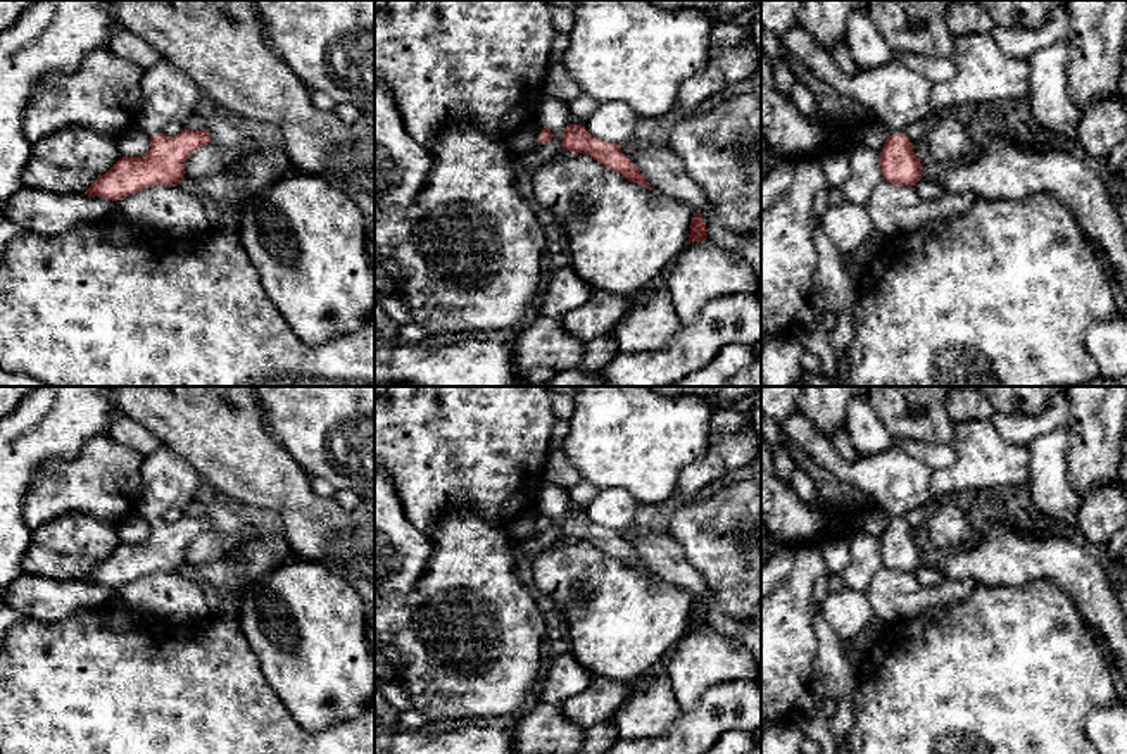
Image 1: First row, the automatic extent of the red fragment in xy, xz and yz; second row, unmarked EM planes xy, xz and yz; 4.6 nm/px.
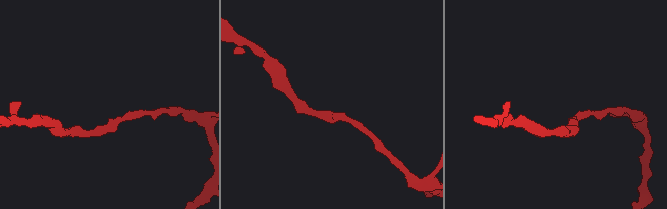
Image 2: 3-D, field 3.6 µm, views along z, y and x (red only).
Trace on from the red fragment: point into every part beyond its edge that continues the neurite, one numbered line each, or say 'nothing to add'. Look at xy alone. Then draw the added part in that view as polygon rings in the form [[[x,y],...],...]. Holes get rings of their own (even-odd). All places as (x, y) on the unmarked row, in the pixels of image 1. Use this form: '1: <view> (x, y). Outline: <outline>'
1: xy (168, 480). Outline: [[[161,447],[142,462],[142,495],[136,514],[148,523],[162,519],[171,507],[183,509],[195,500],[198,488],[197,471],[176,452]]]

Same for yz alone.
1: yz (898, 482). Outline: [[[803,414],[785,418],[780,430],[816,466],[832,473],[841,483],[849,483],[870,495],[889,521],[899,521],[908,511],[934,504],[932,469],[908,452],[891,447],[880,456],[846,462],[830,438]]]

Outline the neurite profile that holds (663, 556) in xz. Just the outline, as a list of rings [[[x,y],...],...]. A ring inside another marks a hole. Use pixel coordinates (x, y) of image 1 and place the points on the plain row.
[[[625,528],[621,538],[640,556],[651,575],[663,581],[682,587],[696,600],[711,597],[708,581],[685,559],[683,549],[668,531],[645,528]]]

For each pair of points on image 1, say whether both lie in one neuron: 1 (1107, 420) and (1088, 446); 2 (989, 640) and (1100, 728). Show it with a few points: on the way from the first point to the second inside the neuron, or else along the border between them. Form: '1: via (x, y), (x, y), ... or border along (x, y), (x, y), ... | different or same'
1: via (1100, 427), (1095, 439) | same
2: border along (1108, 704), (1098, 706), (1089, 715), (1086, 735) | different

